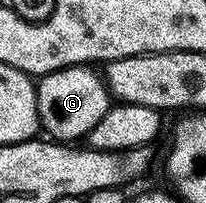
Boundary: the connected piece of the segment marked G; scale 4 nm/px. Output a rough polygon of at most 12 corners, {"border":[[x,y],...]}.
{"border":[[94,66],[38,80],[39,122],[75,145],[113,100]]}

